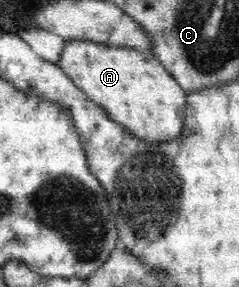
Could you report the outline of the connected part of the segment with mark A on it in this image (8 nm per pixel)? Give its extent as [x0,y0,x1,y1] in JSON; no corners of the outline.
[58,40,185,143]

